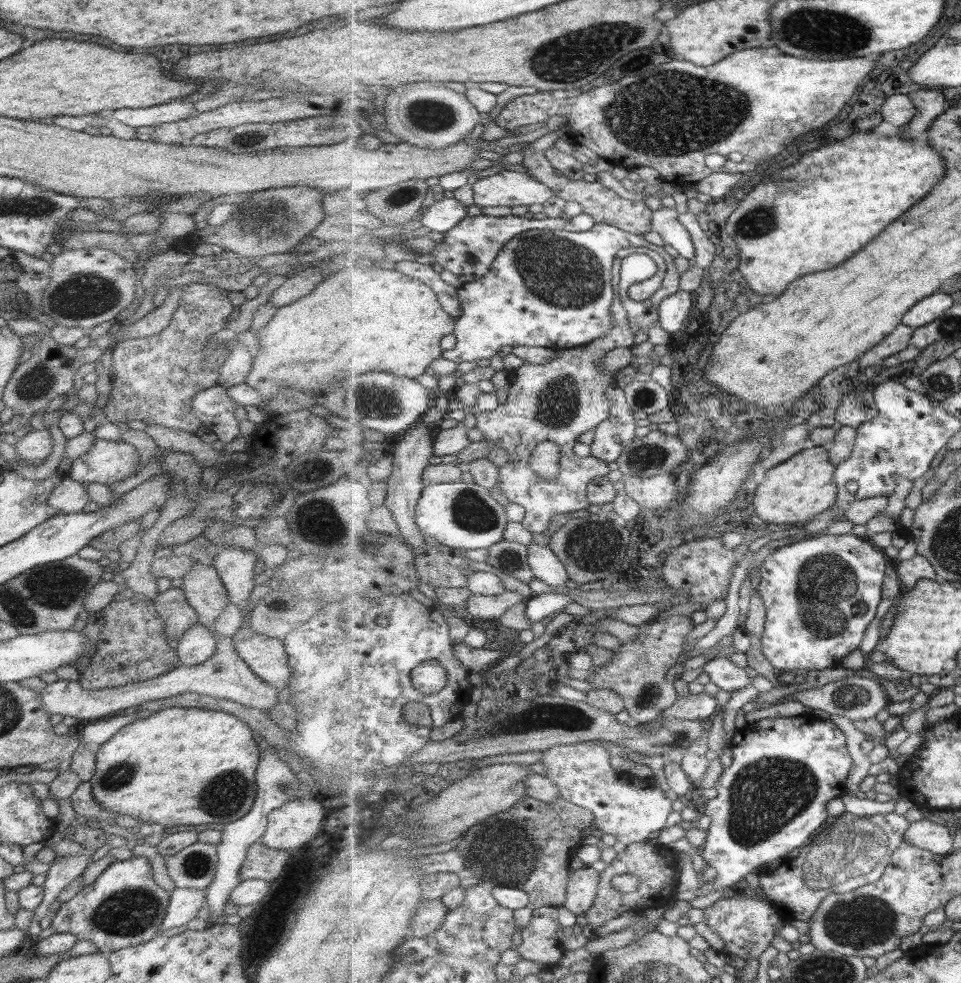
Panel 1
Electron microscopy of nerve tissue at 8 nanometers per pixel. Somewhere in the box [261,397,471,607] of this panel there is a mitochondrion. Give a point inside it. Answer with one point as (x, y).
(329, 527)

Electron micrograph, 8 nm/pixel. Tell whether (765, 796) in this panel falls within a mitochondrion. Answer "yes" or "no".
yes

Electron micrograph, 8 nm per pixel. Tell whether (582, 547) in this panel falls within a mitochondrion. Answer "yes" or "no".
yes

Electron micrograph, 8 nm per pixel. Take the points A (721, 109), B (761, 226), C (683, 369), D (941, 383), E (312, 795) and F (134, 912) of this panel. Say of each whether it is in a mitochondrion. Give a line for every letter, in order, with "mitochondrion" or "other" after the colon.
A: mitochondrion
B: mitochondrion
C: other
D: mitochondrion
E: other
F: mitochondrion

